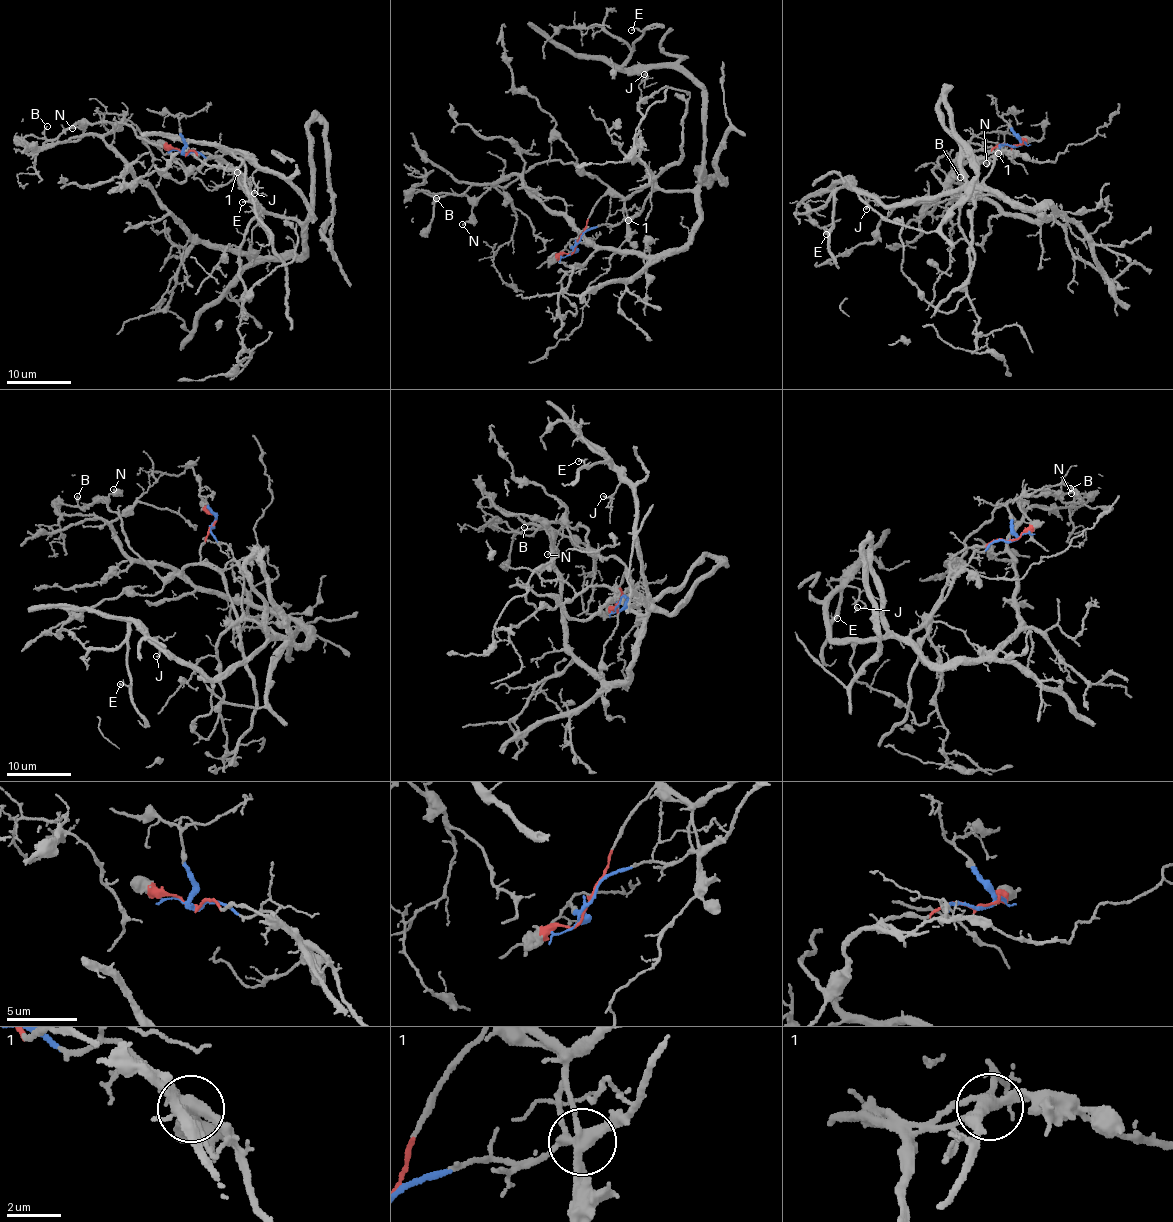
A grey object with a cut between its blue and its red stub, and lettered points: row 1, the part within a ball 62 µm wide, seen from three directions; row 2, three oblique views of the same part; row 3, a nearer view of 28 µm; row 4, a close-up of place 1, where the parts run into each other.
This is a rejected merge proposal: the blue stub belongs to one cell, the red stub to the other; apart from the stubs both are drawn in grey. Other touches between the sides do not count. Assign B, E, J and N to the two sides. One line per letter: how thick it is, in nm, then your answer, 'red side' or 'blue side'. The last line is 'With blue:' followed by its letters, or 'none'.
B: 130 nm thick; red side
E: 130 nm thick; blue side
J: 150 nm thick; blue side
N: 160 nm thick; red side
With blue: E, J

